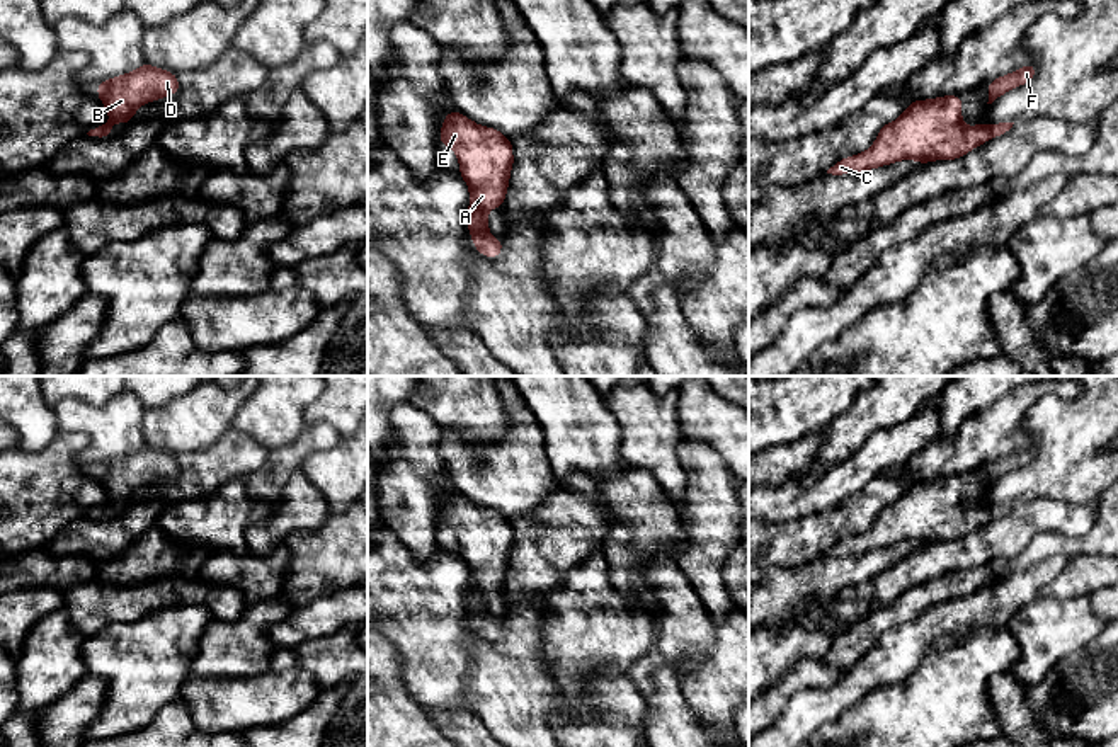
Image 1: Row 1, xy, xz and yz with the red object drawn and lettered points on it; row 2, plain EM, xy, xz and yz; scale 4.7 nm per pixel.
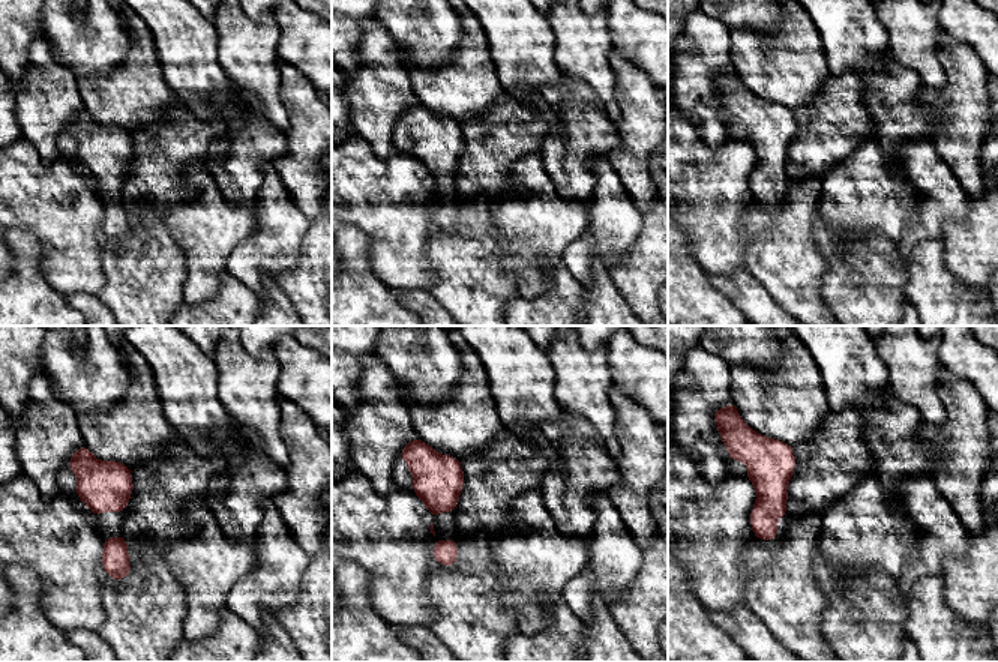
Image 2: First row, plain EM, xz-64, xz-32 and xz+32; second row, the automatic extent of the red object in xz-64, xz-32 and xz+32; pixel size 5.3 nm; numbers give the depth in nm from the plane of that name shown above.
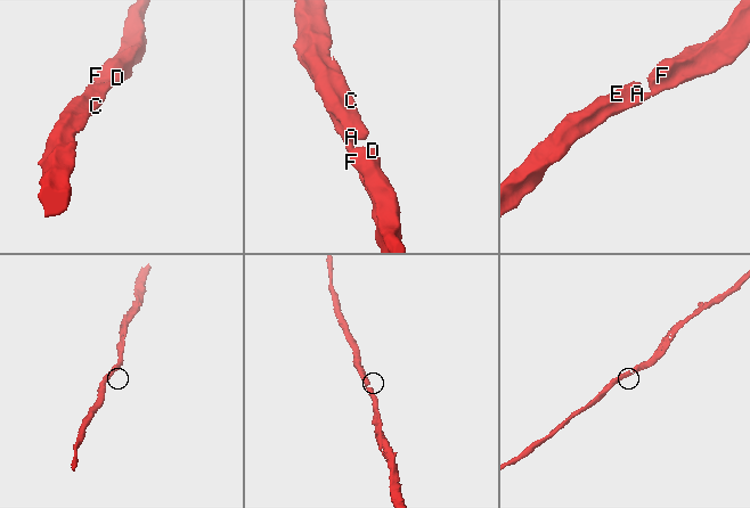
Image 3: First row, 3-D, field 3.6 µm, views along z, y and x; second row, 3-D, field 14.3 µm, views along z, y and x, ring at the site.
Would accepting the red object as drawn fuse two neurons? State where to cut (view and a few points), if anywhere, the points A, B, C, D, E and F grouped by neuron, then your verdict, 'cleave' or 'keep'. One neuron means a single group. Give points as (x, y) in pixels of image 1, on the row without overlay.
no cut | A B C D E F | keep

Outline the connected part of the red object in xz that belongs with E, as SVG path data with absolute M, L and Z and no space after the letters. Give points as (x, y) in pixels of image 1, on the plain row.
M451 492L441 507L439 526L454 531L459 556L470 570L466 606L475 630L485 638L499 638L502 623L490 616L487 594L504 587L514 545L511 521Z

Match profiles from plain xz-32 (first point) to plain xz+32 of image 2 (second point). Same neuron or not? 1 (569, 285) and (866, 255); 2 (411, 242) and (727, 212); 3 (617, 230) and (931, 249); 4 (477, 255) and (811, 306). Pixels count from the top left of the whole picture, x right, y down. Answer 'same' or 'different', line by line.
1: same
2: same
3: different
4: same

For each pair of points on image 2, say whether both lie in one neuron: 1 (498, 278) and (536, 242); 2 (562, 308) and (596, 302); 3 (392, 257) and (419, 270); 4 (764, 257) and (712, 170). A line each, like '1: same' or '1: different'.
1: different
2: different
3: same
4: different

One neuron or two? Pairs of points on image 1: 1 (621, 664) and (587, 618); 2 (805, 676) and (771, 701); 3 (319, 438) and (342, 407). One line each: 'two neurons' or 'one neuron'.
1: one neuron
2: one neuron
3: two neurons

